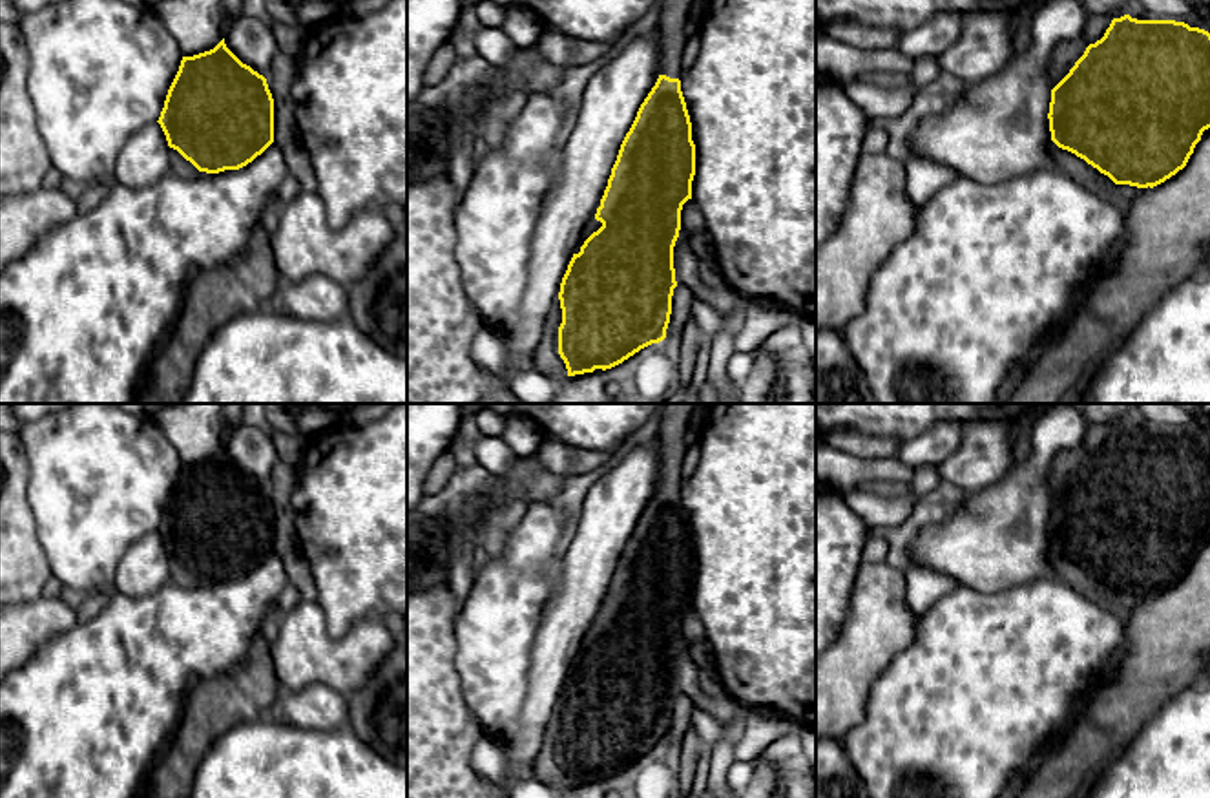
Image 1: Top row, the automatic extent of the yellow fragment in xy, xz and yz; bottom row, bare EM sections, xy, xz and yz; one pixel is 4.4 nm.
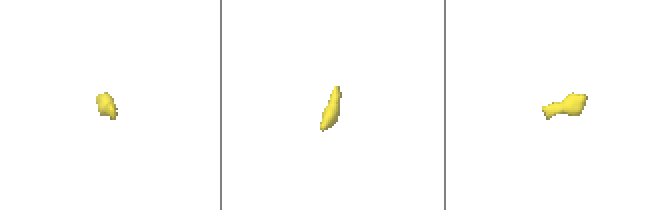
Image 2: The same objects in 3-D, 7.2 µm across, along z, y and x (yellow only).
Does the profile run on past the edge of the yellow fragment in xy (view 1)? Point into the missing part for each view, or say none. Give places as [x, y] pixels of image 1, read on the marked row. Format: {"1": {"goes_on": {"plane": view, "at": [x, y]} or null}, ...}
{"1": {"goes_on": {"plane": "xy", "at": [179, 167]}}}

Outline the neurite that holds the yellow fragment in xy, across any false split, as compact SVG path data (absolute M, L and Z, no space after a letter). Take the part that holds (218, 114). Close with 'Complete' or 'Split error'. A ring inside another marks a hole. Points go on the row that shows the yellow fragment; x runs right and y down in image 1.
M224 44L183 57L157 121L170 146L170 172L195 179L239 170L274 142L266 79Z. Split error

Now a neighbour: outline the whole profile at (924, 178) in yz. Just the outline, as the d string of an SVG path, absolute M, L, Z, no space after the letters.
M931 159L905 161L905 194L913 206L922 208L938 190L954 183L960 175Z

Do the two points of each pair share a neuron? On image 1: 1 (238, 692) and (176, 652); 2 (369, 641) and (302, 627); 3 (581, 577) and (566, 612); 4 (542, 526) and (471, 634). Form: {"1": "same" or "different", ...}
{"1": "different", "2": "same", "3": "same", "4": "same"}

